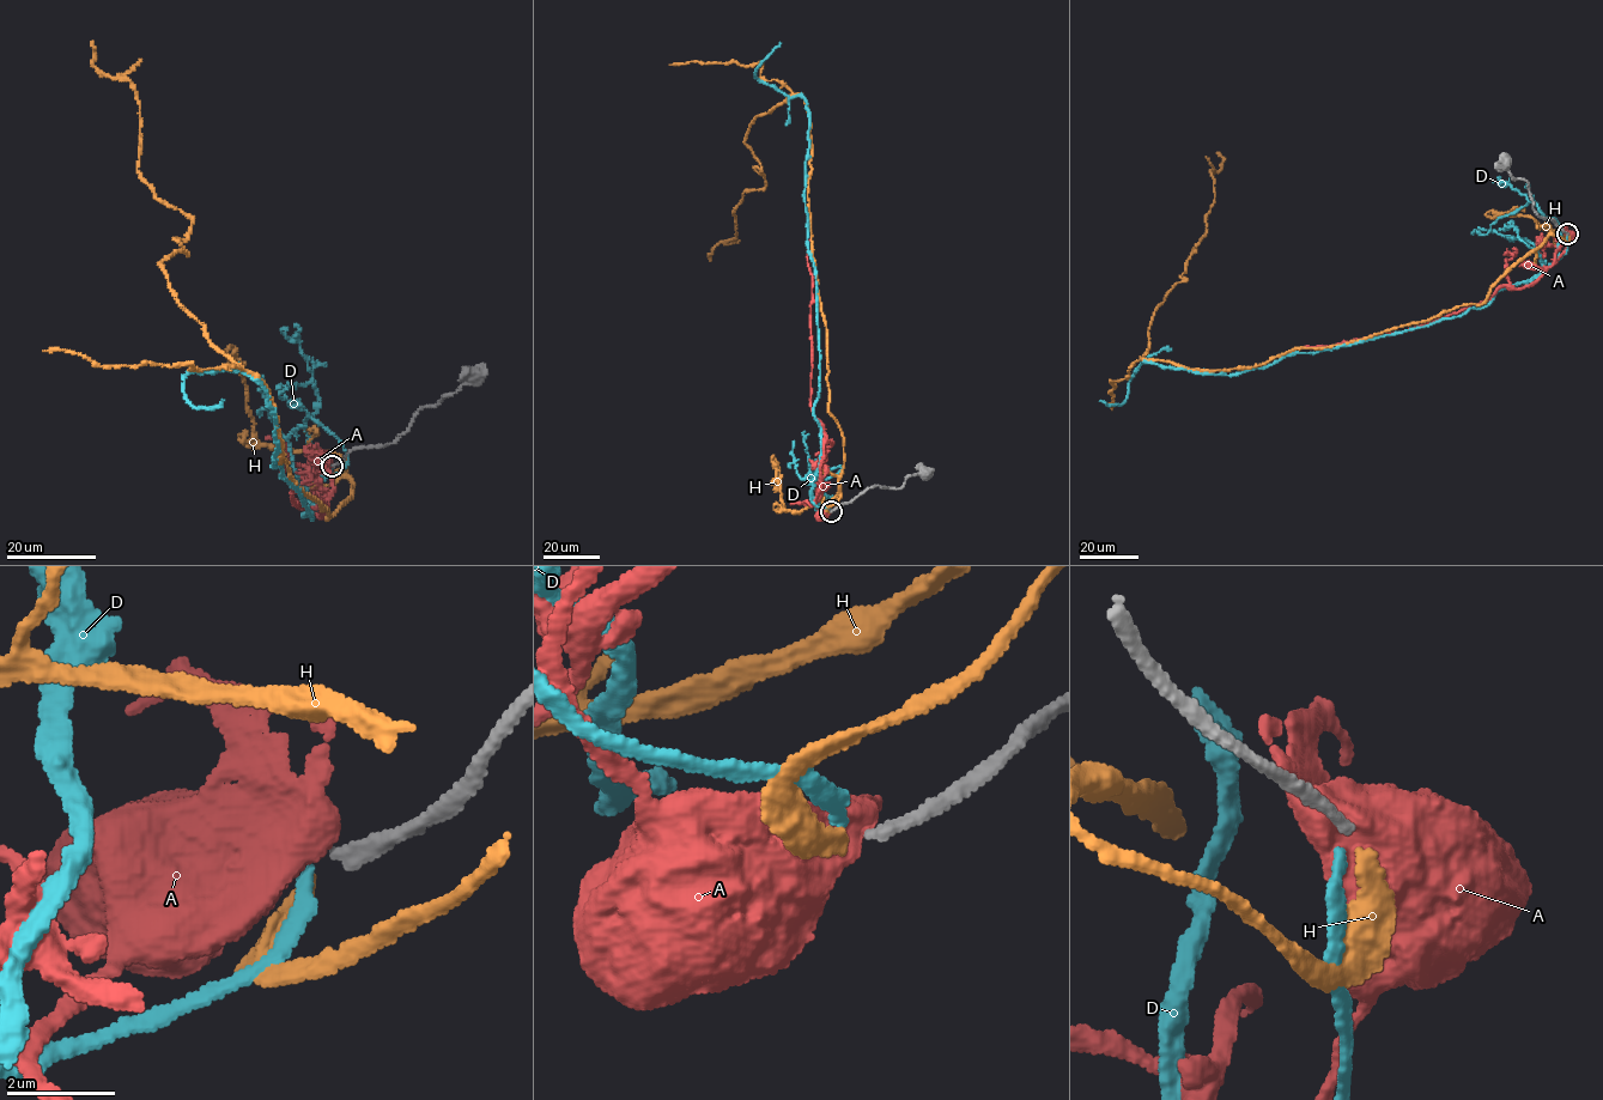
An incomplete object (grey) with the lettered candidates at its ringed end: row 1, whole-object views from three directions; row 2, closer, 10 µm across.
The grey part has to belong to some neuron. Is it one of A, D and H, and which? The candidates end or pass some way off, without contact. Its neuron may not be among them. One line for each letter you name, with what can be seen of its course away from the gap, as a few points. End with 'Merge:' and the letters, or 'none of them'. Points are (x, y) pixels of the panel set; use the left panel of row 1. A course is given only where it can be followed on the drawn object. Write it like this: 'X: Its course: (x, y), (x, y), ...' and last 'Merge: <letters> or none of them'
H: Its course: (329, 467), (328, 520), (169, 285), (193, 218), (91, 41)
Merge: H

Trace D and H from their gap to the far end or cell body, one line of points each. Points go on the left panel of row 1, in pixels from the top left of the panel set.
D: (329, 467), (301, 485), (317, 506), (303, 515), (265, 390), (241, 370), (184, 377), (195, 407), (222, 399)
H: (329, 467), (328, 520), (169, 285), (193, 218), (91, 41)

